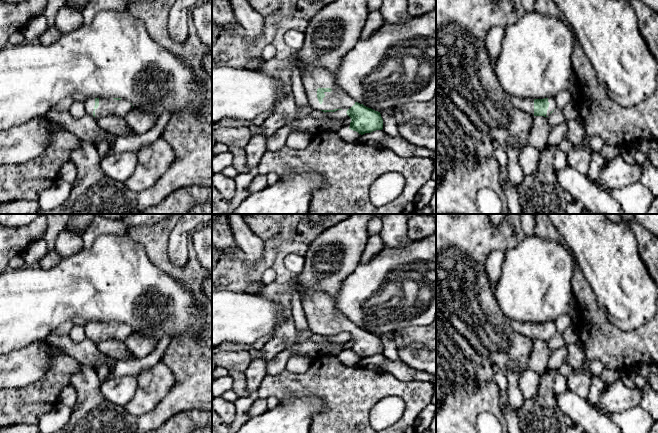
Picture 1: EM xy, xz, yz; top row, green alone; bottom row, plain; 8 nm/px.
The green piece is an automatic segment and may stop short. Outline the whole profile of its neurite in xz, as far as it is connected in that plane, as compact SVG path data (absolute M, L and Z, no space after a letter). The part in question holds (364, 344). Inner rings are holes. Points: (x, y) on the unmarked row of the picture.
M300 287L302 306L308 327L314 334L335 336L343 334L351 342L349 353L363 359L383 353L380 336L356 326L342 316L334 305L334 299L328 294Z

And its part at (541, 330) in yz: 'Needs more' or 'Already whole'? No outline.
Needs more

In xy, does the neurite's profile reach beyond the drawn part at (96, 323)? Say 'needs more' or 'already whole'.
needs more

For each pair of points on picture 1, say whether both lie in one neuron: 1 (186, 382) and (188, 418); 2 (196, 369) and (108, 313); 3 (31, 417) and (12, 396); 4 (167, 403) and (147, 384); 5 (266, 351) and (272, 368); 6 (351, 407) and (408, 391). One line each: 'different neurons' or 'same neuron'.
1: different neurons
2: different neurons
3: same neuron
4: different neurons
5: different neurons
6: same neuron

